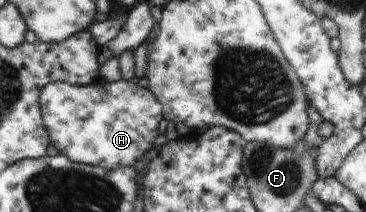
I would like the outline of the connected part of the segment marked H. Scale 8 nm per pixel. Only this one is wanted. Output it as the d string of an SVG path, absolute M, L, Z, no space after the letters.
M133 80L116 82L116 91L60 91L60 82L51 82L41 92L41 111L44 113L46 128L49 129L50 139L53 140L54 147L62 155L66 155L76 163L84 163L102 168L116 169L116 167L134 167L136 163L142 163L150 151L154 151L154 143L158 143L158 131L162 131L162 123L166 123L165 111L162 103L150 92L150 87L140 87Z

